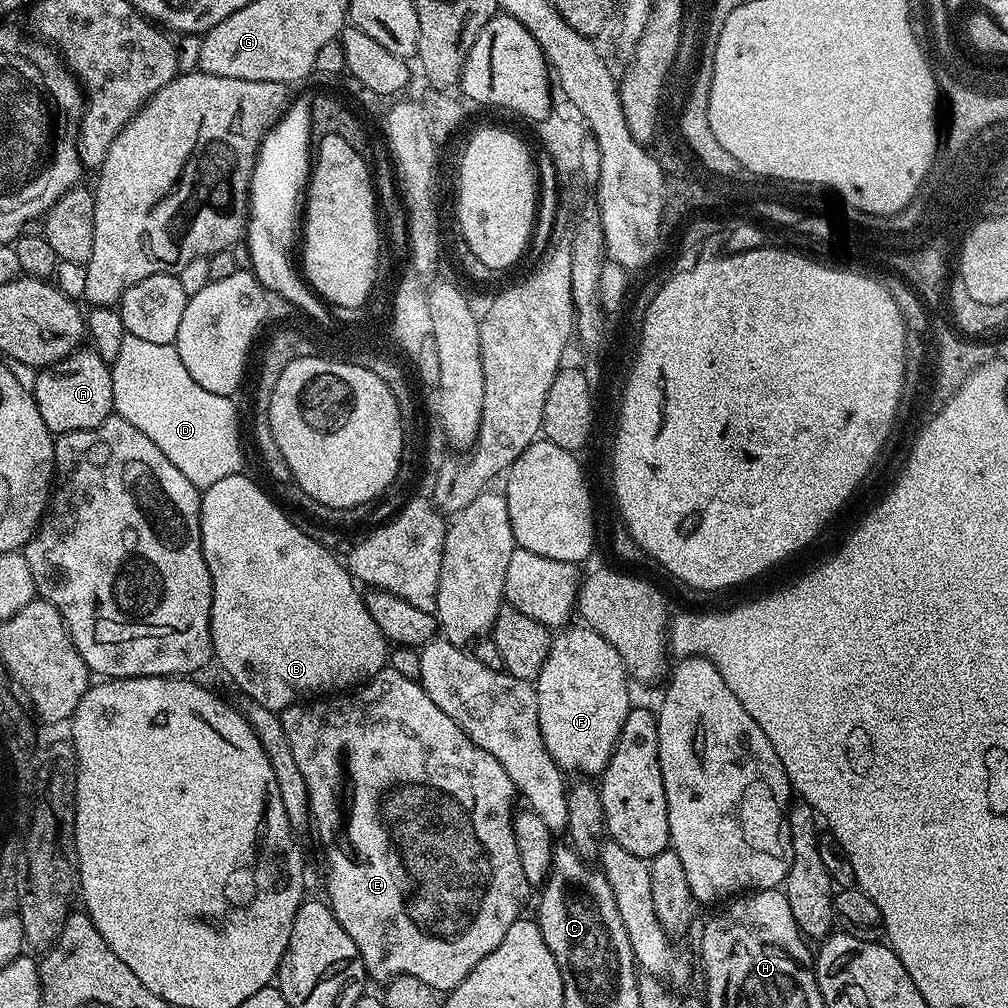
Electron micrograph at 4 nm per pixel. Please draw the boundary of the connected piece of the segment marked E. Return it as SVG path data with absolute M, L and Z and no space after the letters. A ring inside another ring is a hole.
M385 666L378 675L359 685L347 694L336 694L331 698L316 698L311 702L297 702L279 713L282 730L286 730L286 738L290 741L290 750L294 750L294 762L298 762L298 771L302 774L302 782L306 782L308 791L308 814L311 827L316 828L316 836L324 847L324 860L328 869L322 872L322 888L328 891L326 903L331 908L334 918L338 918L338 926L350 934L354 946L358 946L358 954L362 954L365 973L379 982L393 980L396 976L413 976L422 978L426 986L430 986L438 994L447 994L502 942L506 930L521 915L520 859L518 846L514 842L512 803L518 800L518 793L510 774L502 770L498 758L494 754L486 754L482 746L475 744L469 736L450 718L450 714L442 714L434 702L430 702L430 694L419 682L406 678L398 670Z

